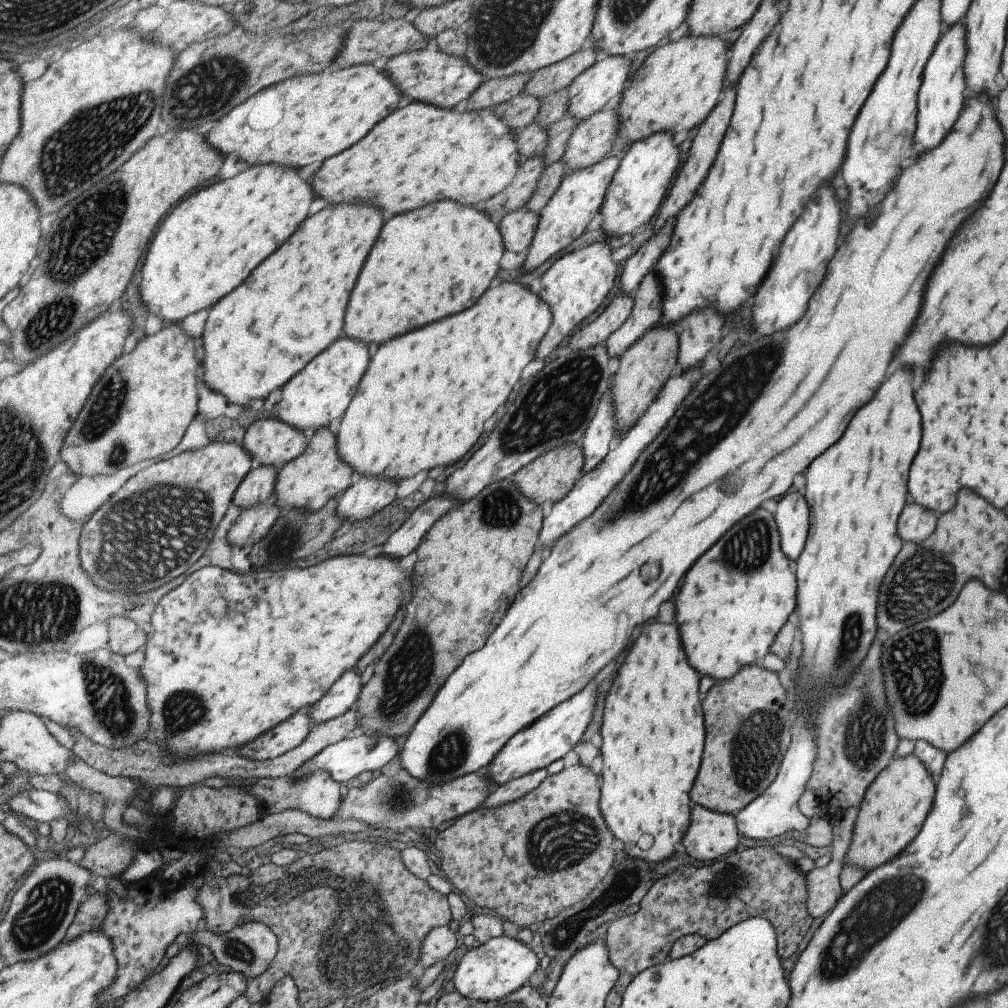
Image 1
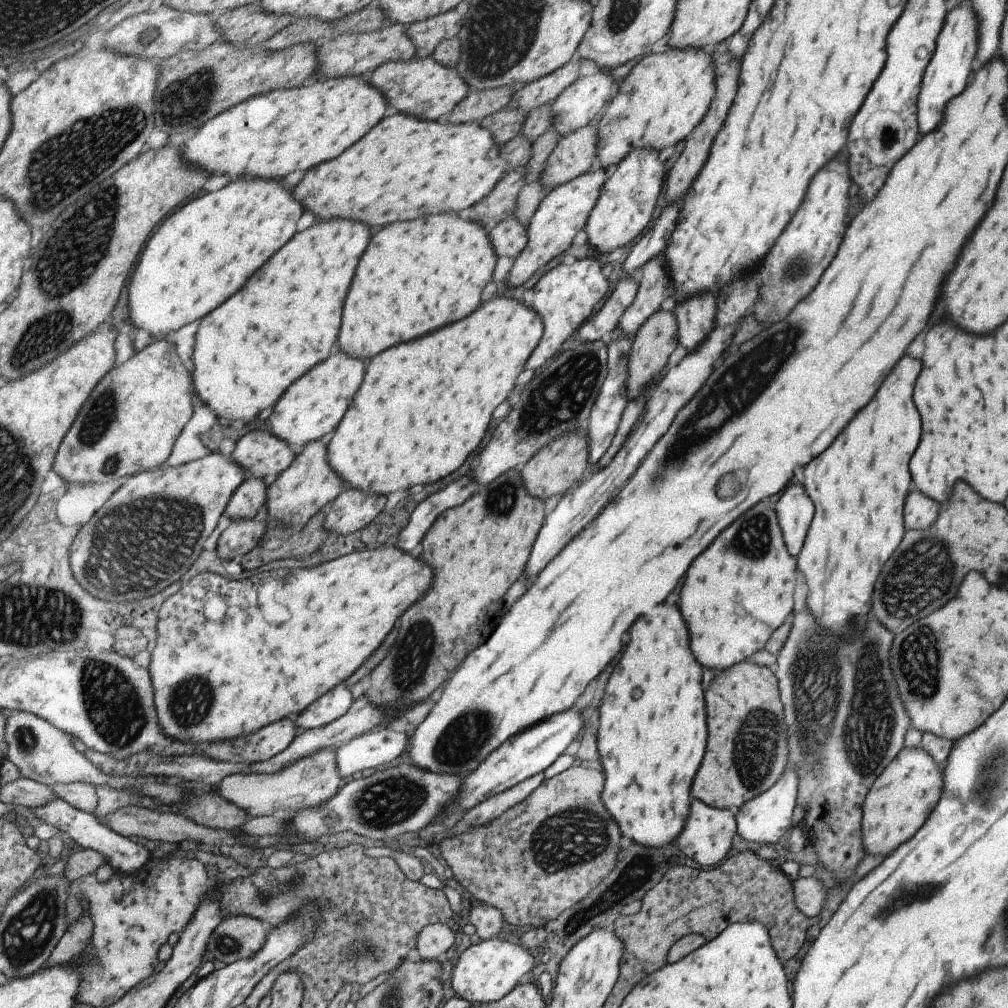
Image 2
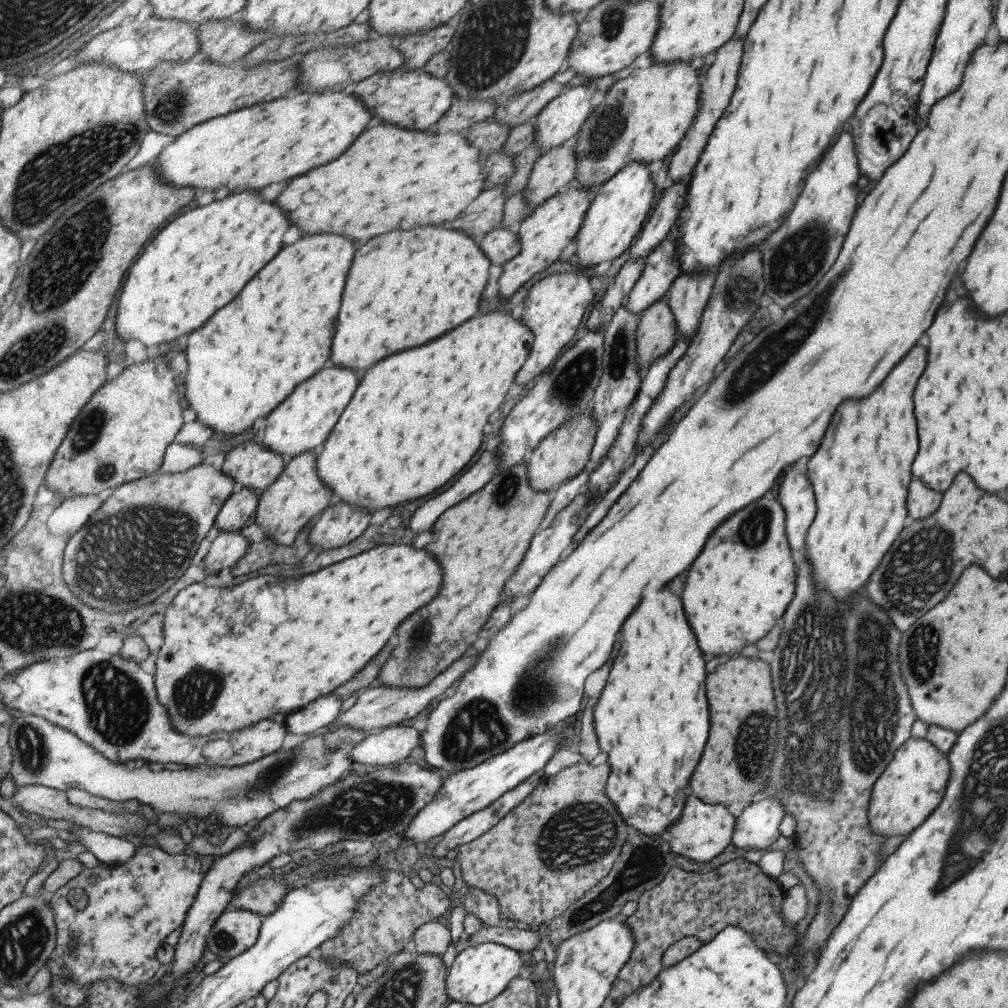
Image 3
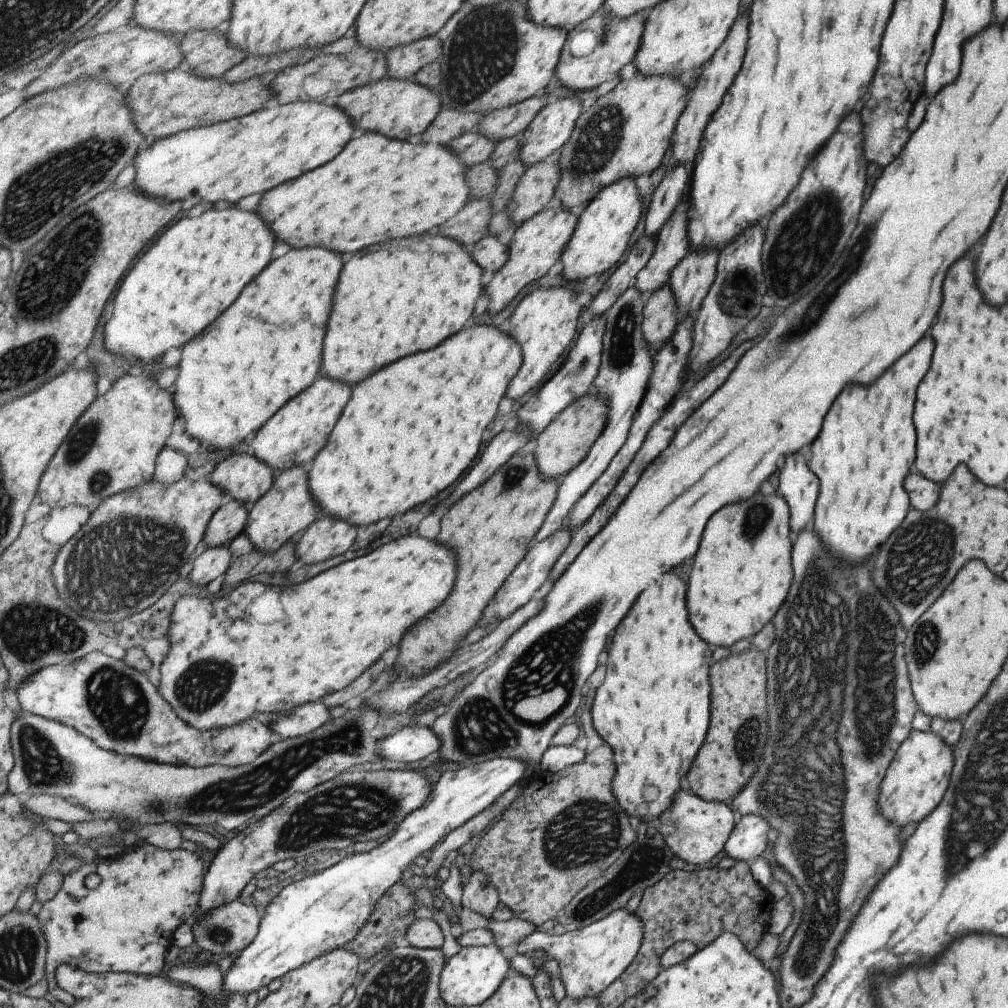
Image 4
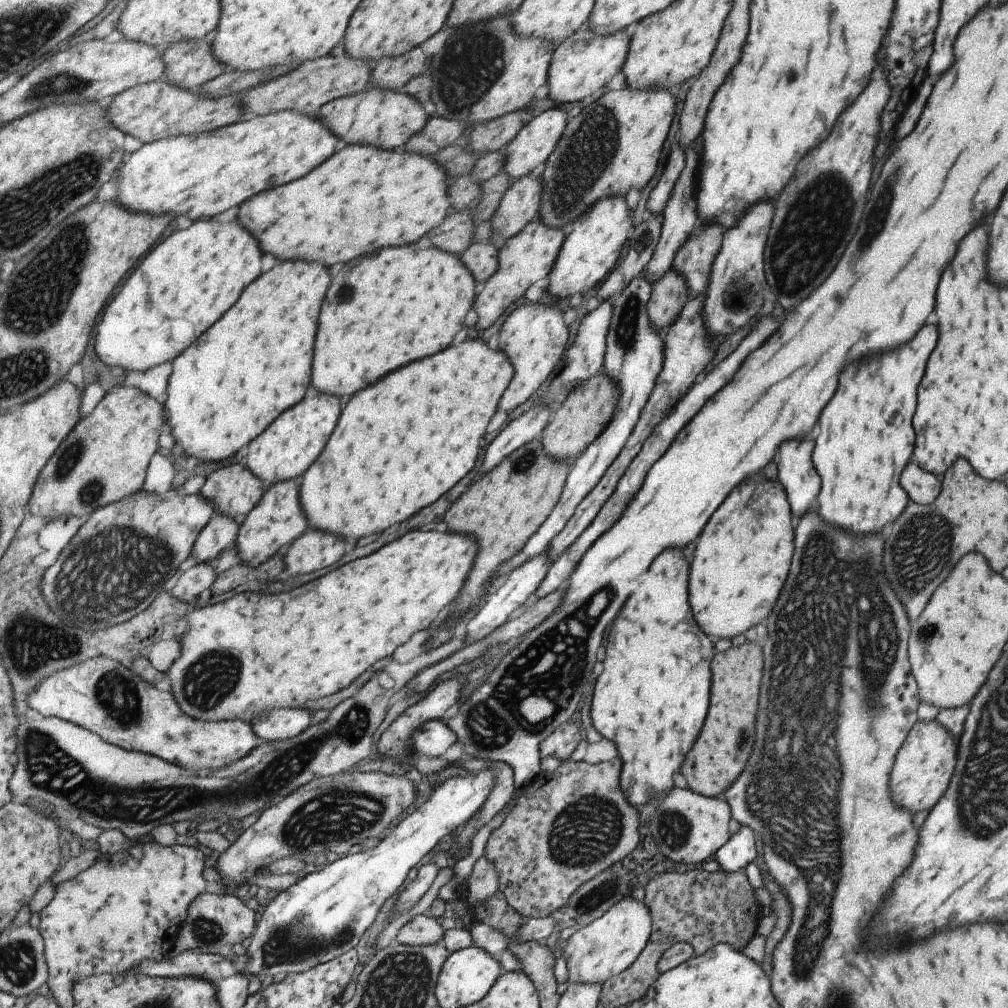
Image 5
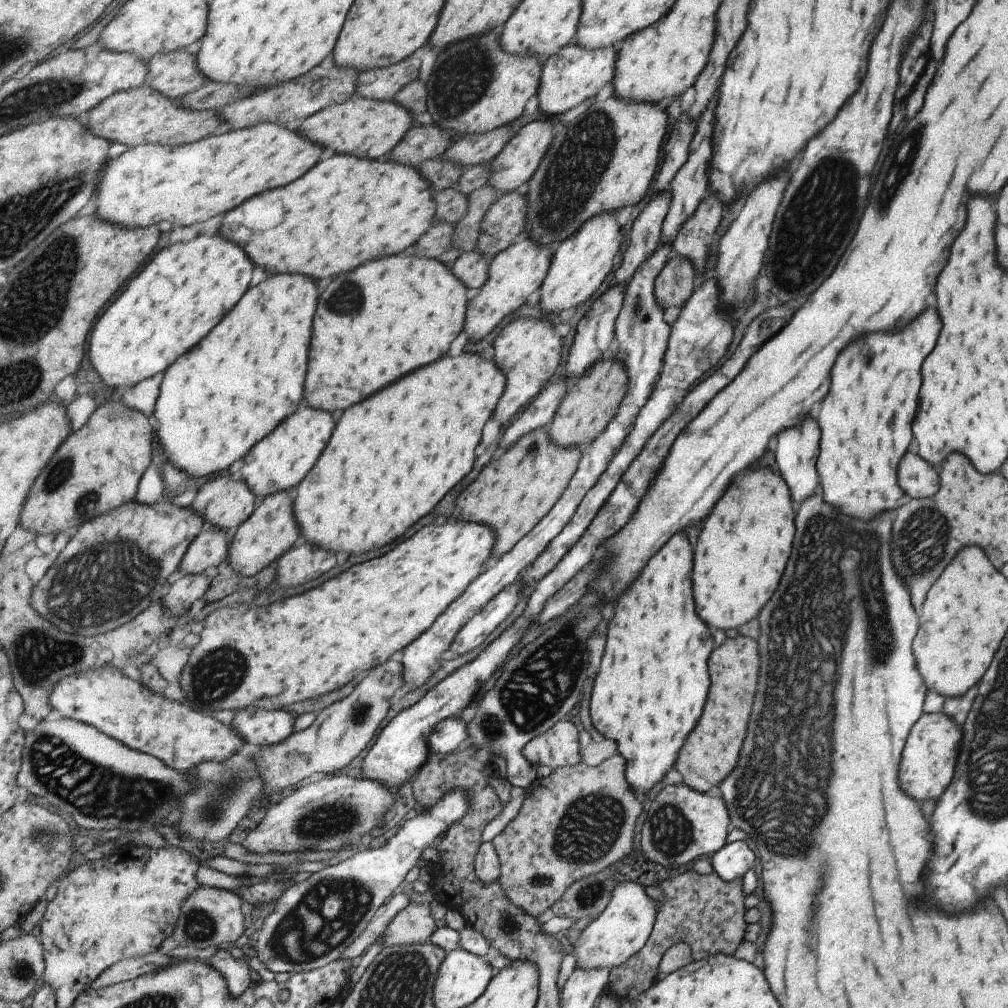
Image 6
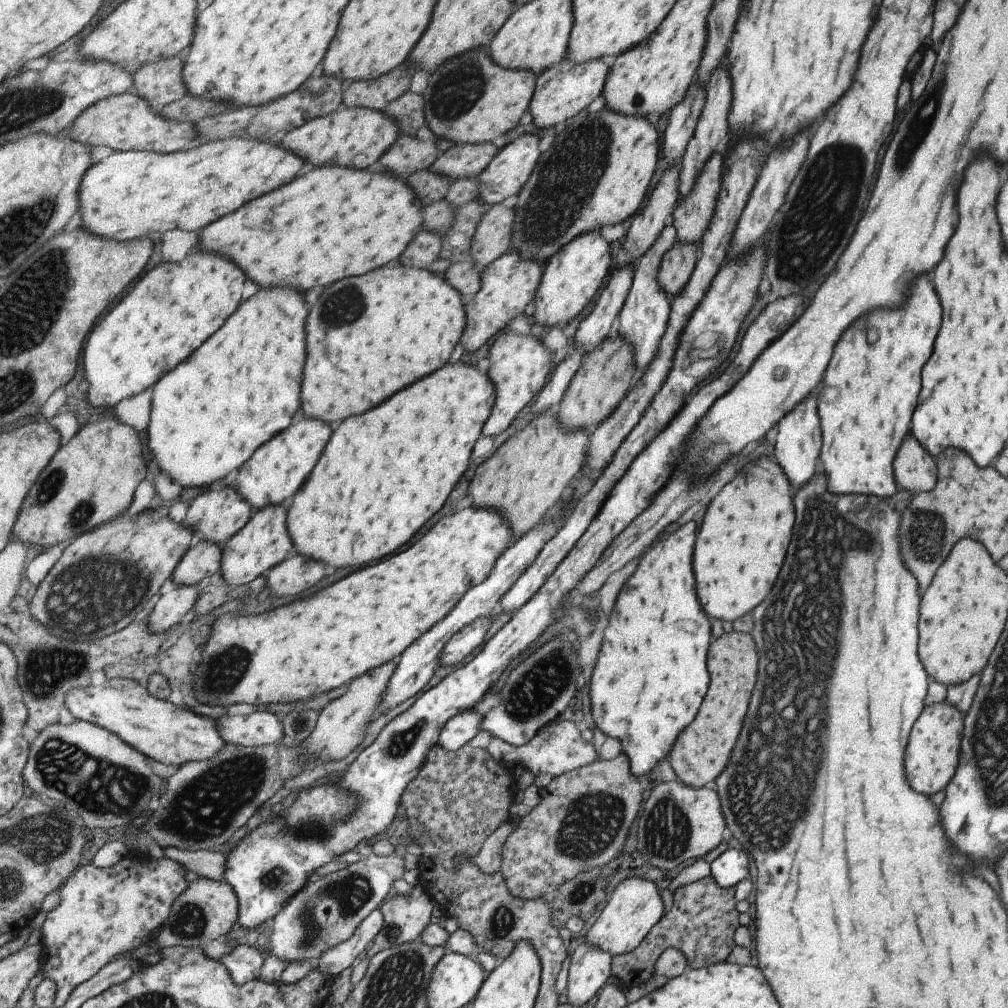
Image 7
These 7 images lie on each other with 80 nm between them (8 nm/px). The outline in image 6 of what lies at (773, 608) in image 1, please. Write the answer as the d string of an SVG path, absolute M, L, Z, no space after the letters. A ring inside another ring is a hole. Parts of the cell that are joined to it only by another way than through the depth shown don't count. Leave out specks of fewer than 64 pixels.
M769 468L735 474L703 520L693 548L691 590L699 618L707 626L727 630L756 616L781 578L793 534L791 496L781 476Z

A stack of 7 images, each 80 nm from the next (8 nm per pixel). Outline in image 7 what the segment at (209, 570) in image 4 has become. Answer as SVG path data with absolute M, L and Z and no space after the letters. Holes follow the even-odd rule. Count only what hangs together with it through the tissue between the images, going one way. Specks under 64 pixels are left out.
M176 585L170 592L163 594L155 605L151 608L149 614L146 615L148 618L148 626L152 629L152 632L156 635L166 633L173 627L176 627L189 610L193 610L196 605L197 599L199 598L199 592L196 586L189 587L183 585Z

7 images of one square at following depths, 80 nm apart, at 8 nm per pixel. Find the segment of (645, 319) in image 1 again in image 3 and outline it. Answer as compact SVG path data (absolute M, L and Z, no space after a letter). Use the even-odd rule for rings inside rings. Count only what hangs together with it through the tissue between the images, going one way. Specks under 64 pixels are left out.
M674 229L667 237L663 237L646 256L644 267L625 298L625 306L632 313L640 316L647 305L663 298L672 278L680 273L680 264L675 262L676 233Z

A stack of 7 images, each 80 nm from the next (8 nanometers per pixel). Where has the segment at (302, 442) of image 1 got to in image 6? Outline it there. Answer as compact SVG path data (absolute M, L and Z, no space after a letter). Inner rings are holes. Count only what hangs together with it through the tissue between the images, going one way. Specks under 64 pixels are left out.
M220 476L219 478L211 479L211 482L206 482L196 493L194 500L189 508L192 509L197 515L202 515L204 519L216 529L227 531L230 533L235 532L241 527L246 520L256 511L259 505L258 496L247 486L247 483L236 476Z

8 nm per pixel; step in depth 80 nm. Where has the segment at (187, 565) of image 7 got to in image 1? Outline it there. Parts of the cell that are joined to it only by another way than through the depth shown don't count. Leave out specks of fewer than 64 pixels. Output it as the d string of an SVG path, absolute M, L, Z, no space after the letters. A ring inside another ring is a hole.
M261 465L253 469L237 489L233 504L243 512L245 509L252 509L266 503L276 489L277 472L278 470L272 466Z

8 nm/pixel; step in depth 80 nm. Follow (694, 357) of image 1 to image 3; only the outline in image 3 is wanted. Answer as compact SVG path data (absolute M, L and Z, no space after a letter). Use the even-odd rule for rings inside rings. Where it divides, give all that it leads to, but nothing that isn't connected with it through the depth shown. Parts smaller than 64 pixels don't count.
M699 272L699 274L679 273L670 282L668 307L673 313L676 322L676 331L679 336L685 337L688 342L696 331L701 311L713 288L713 272Z

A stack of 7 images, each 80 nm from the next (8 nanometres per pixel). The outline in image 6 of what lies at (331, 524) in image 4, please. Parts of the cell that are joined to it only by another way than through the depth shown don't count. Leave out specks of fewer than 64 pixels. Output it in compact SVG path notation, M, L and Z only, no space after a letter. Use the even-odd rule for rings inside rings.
M306 540L300 541L290 551L287 551L279 560L277 560L276 578L283 588L299 588L303 584L309 584L309 580L317 580L323 574L327 574L329 570L335 568L337 564L337 556L325 550L319 550L316 545L307 543Z

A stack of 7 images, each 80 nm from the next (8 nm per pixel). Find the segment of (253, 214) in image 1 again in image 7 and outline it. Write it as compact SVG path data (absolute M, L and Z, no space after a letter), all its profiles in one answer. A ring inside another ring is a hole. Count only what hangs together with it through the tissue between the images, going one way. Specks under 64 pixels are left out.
M193 252L185 258L183 264L161 264L159 268L155 268L153 272L149 272L131 292L129 296L115 306L113 312L109 312L103 322L99 322L99 326L95 328L95 334L91 334L91 342L87 342L87 354L83 354L83 366L85 366L85 376L89 380L89 392L87 392L88 402L92 406L105 406L106 408L115 408L121 401L133 398L147 389L155 386L167 373L175 370L179 364L187 360L187 356L191 356L207 338L211 338L227 320L229 316L233 316L241 304L243 298L243 288L245 288L245 274L243 270L239 270L231 260L225 260L221 256L215 254L201 254L201 252Z

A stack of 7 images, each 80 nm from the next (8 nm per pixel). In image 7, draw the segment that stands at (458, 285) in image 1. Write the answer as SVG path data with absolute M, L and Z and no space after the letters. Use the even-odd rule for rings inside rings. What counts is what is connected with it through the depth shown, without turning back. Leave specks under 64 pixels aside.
M393 261L389 266L383 266L371 274L367 274L365 278L347 278L337 282L335 286L329 286L321 300L317 302L317 306L311 310L311 322L307 322L307 370L305 370L305 382L303 382L303 410L305 416L309 419L327 420L331 424L339 422L339 420L347 420L349 416L355 414L363 414L375 406L379 406L381 402L385 402L387 398L391 398L393 394L397 394L399 390L411 386L415 380L441 370L453 356L455 346L461 342L464 330L466 329L466 304L467 300L462 294L446 280L439 278L439 275L433 274L426 269L418 269L417 267L406 267L402 263Z

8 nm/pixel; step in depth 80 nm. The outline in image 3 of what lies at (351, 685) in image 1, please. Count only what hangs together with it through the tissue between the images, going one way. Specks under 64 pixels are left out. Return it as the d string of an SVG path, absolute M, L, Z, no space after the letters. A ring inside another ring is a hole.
M325 696L311 706L307 705L303 710L285 718L290 739L295 739L300 735L312 735L322 730L324 727L333 725L339 712L341 712L342 700L331 696Z

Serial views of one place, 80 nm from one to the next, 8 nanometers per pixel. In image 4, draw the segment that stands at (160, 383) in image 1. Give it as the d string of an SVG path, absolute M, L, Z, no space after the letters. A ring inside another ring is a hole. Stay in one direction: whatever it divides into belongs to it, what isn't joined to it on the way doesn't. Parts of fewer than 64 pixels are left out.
M119 374L107 394L97 397L83 413L78 424L71 430L66 442L55 453L53 460L42 476L37 497L47 503L52 510L71 505L89 507L94 511L99 503L141 486L154 478L159 453L166 447L167 439L173 432L179 418L174 403L173 390L161 388L149 374L130 376Z

